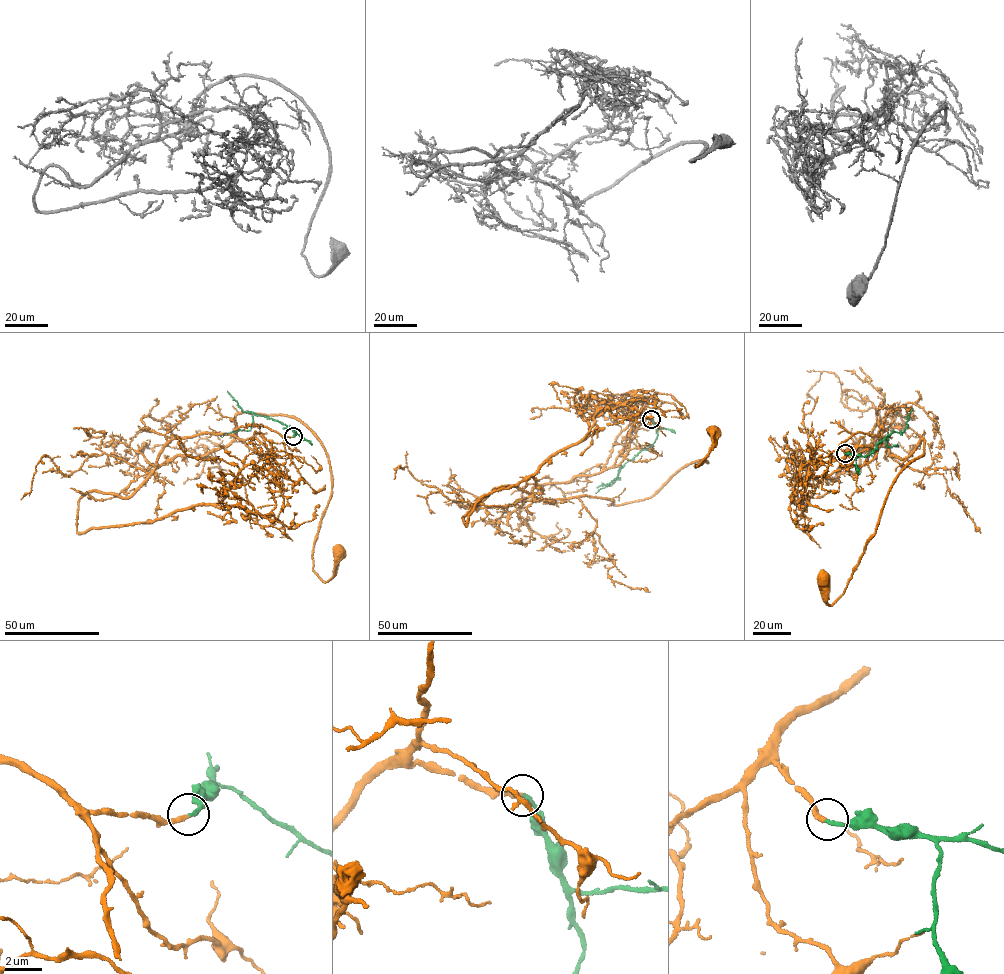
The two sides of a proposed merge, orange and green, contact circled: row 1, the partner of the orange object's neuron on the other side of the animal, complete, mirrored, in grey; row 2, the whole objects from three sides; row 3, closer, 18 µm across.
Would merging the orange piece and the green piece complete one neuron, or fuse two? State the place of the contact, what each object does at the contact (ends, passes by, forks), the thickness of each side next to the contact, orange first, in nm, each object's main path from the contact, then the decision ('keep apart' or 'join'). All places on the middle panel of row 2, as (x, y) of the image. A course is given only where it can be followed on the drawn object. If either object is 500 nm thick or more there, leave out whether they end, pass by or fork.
place (651, 419); orange ends; green ends; calibres 240 and 190 nm; course orange (651, 419), (620, 433), (601, 471), (534, 495), (651, 497), (676, 471), (707, 463), (696, 467), (715, 431); course green (651, 419), (657, 433), (655, 442), (627, 461), (617, 476), (595, 492); join

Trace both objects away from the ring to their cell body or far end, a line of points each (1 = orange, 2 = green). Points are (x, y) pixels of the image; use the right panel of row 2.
1: (845, 453), (855, 433), (881, 442), (878, 422), (872, 441), (890, 456), (925, 444), (830, 605), (823, 580)
2: (845, 453), (869, 455), (891, 432), (886, 446), (898, 446)

